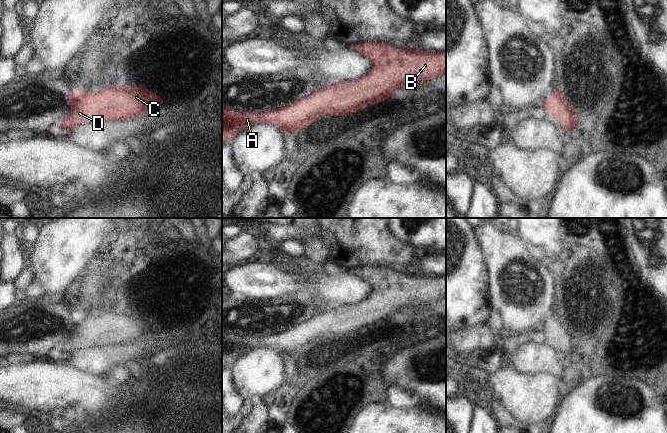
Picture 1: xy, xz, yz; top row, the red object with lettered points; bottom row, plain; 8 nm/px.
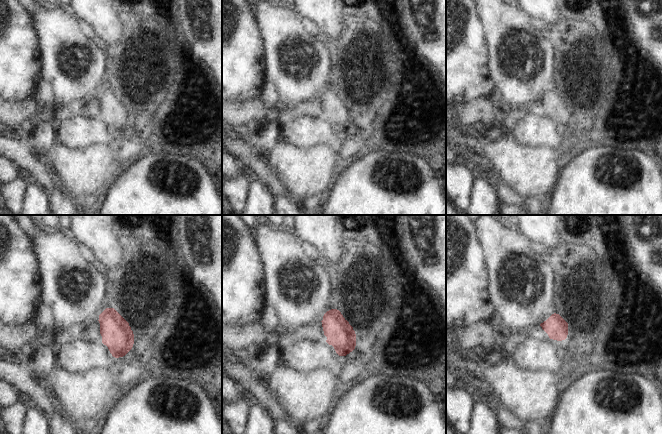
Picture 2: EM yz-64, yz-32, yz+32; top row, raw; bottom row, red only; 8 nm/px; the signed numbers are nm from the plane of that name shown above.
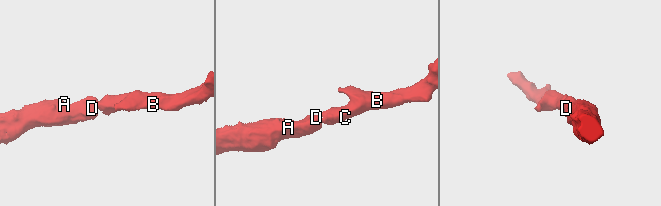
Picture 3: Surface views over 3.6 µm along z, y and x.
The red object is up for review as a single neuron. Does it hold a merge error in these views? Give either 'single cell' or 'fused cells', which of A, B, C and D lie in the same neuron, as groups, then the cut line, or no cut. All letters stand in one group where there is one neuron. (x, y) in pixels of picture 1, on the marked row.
single cell; A B C D; no cut

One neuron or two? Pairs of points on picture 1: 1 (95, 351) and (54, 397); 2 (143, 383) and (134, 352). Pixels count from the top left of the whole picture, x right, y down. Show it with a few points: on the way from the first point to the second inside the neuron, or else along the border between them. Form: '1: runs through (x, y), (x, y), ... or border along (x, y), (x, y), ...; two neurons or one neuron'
1: border along (65, 361), (78, 369), (101, 376); two neurons
2: border along (170, 370), (146, 371); two neurons

